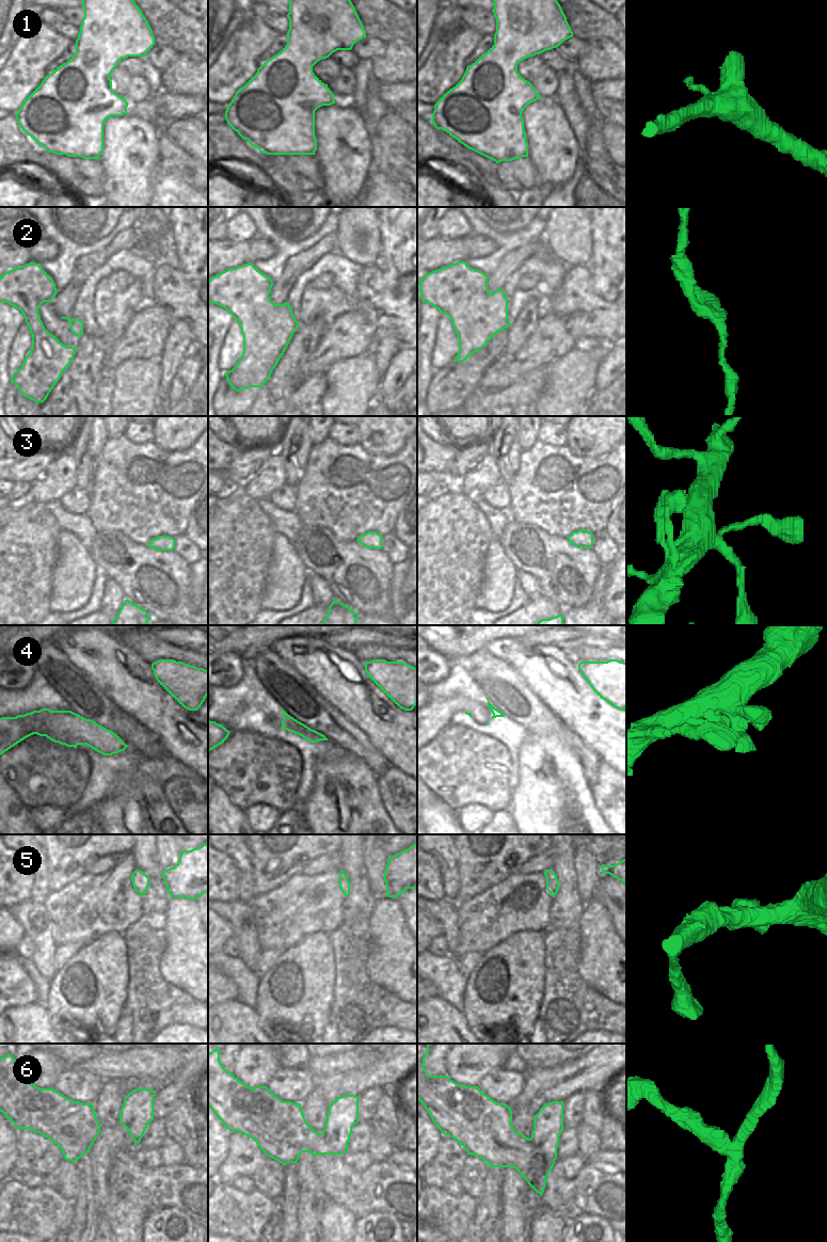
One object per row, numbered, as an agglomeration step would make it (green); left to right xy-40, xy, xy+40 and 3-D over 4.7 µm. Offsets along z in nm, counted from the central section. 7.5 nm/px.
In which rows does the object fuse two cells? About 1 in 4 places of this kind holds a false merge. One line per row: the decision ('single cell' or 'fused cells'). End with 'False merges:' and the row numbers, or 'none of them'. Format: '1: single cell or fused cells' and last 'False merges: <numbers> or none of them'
1: single cell
2: single cell
3: single cell
4: single cell
5: single cell
6: fused cells
False merges: 6

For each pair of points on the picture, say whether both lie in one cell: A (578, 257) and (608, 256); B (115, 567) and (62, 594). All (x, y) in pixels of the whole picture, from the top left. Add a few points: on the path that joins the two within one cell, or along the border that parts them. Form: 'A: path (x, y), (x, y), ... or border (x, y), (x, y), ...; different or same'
A: border (591, 233), (591, 255), (586, 265); different
B: border (89, 551), (97, 566); different

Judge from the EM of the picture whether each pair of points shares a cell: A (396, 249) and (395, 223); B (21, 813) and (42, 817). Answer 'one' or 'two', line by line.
A: one
B: two

